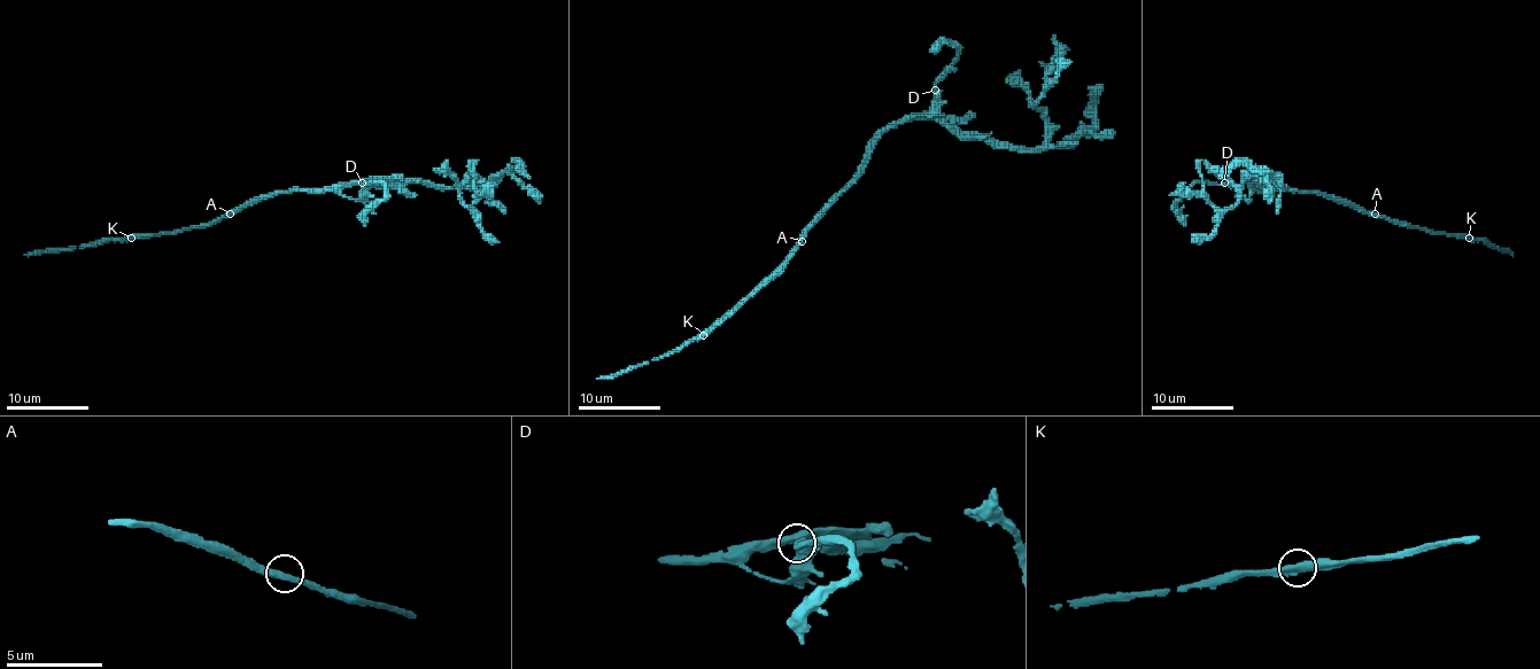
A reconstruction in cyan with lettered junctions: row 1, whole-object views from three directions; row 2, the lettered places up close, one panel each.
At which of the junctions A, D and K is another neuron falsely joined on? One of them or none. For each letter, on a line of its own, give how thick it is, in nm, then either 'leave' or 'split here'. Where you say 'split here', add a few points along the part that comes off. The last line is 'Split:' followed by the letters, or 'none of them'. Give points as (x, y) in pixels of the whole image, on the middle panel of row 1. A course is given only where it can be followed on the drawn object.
A: 400 nm thick; leave
D: 400 nm thick; leave
K: 400 nm thick; leave
Split: none of them

